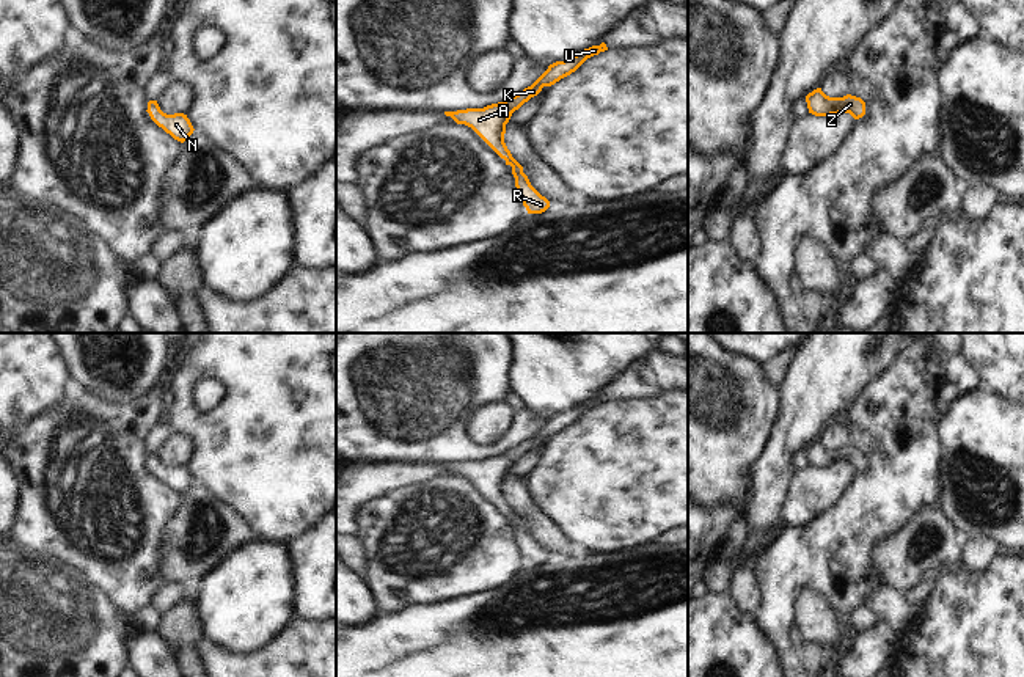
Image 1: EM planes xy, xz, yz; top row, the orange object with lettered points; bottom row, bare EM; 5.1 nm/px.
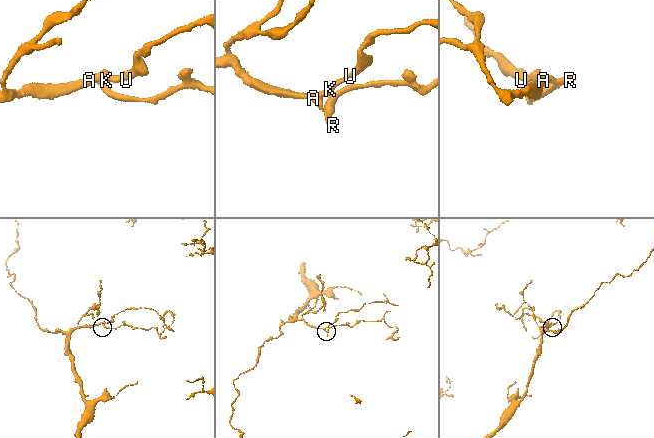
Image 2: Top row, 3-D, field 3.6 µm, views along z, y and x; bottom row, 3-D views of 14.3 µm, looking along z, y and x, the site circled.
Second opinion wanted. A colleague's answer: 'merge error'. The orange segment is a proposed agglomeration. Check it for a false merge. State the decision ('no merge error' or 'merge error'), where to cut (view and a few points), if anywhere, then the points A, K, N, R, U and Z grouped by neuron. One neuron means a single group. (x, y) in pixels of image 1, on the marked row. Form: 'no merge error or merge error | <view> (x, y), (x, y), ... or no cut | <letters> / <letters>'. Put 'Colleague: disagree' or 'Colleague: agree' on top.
Colleague: disagree
no merge error | no cut | A K N R U Z

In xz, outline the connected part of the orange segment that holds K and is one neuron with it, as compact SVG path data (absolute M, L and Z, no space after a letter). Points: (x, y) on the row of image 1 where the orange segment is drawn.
M602 42L600 46L592 46L581 50L564 61L550 64L531 86L503 102L492 104L484 108L444 112L444 115L451 116L457 124L471 127L501 159L506 160L506 165L512 167L515 187L528 214L545 212L550 207L550 201L531 185L528 176L523 173L523 167L507 149L504 143L506 124L509 123L512 113L531 97L537 96L543 86L554 85L561 79L575 72L587 58L605 50L608 50L608 47L605 42Z

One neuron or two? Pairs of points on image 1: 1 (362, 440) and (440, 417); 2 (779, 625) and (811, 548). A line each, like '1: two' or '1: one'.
1: one
2: one

